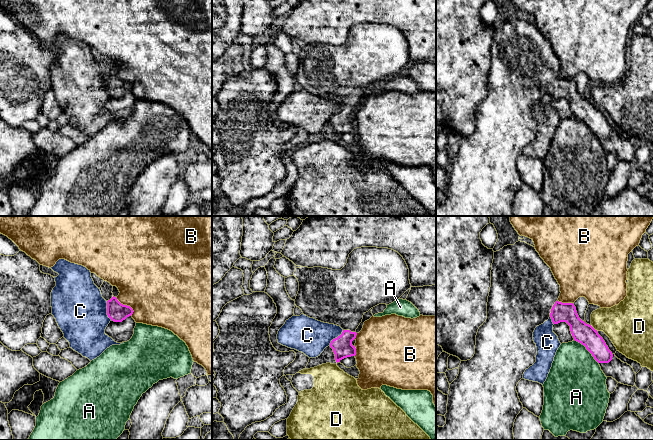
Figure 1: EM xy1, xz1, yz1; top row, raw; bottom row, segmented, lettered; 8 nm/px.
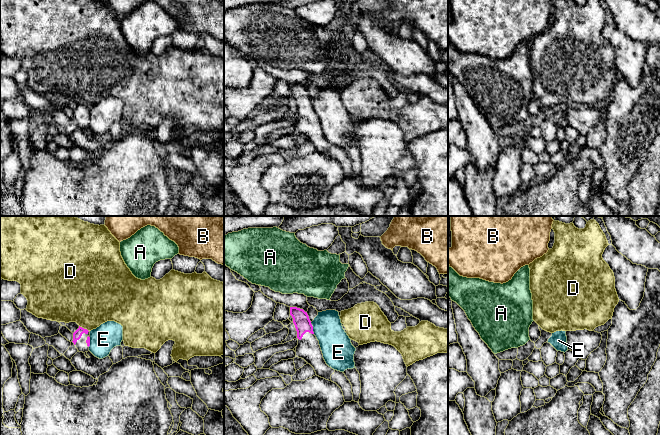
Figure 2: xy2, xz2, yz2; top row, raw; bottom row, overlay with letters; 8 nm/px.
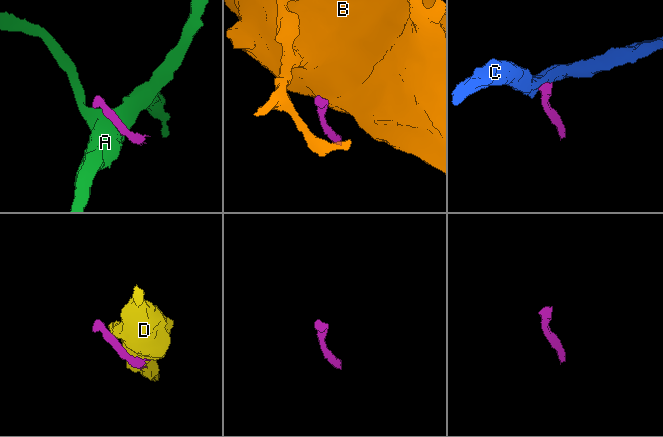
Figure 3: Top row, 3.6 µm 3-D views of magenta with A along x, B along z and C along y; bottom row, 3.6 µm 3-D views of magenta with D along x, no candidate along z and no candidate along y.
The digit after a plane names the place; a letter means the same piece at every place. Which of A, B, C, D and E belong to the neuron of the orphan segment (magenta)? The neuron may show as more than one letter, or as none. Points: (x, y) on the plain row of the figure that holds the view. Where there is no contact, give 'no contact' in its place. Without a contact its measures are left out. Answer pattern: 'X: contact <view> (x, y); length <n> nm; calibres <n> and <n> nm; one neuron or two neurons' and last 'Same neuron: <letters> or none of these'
A: contact yz1 (587, 125); length 260 nm; calibres 160 and 420 nm; two neurons
B: contact xy1 (126, 81); length 200 nm; calibres 160 and 480 nm; two neurons
C: contact xy1 (107, 87); length 170 nm; calibres 160 and 420 nm; two neurons
D: contact xy2 (83, 104); length 90 nm; calibres 70 and 460 nm; two neurons
E: contact xz2 (312, 104); length 100 nm; calibres 130 and 240 nm; two neurons
Same neuron: none of these

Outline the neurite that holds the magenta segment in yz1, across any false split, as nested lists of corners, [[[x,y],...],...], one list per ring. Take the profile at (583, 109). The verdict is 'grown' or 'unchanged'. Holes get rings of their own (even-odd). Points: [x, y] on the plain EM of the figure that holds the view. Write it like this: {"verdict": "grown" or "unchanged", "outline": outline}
{"verdict": "grown", "outline": [[[518,17],[494,28],[487,95],[478,105],[474,132],[470,136],[461,137],[459,150],[450,160],[446,200],[443,203],[436,201],[436,216],[514,216],[514,198],[523,185],[516,162],[525,146],[536,138],[537,123],[533,117],[533,108],[549,94],[553,100],[566,98],[574,116],[584,121],[598,139],[609,139],[612,136],[613,130],[597,106],[579,94],[573,79],[559,78],[560,69],[560,61],[551,44],[535,23]]]}

